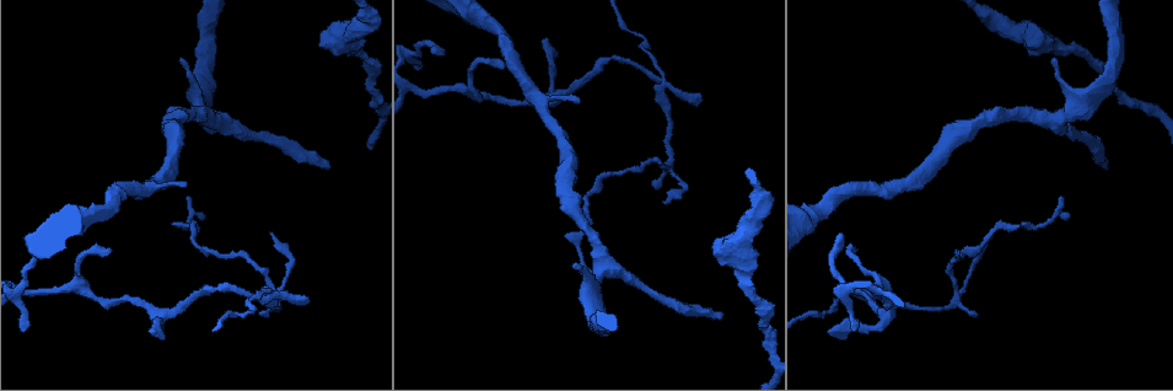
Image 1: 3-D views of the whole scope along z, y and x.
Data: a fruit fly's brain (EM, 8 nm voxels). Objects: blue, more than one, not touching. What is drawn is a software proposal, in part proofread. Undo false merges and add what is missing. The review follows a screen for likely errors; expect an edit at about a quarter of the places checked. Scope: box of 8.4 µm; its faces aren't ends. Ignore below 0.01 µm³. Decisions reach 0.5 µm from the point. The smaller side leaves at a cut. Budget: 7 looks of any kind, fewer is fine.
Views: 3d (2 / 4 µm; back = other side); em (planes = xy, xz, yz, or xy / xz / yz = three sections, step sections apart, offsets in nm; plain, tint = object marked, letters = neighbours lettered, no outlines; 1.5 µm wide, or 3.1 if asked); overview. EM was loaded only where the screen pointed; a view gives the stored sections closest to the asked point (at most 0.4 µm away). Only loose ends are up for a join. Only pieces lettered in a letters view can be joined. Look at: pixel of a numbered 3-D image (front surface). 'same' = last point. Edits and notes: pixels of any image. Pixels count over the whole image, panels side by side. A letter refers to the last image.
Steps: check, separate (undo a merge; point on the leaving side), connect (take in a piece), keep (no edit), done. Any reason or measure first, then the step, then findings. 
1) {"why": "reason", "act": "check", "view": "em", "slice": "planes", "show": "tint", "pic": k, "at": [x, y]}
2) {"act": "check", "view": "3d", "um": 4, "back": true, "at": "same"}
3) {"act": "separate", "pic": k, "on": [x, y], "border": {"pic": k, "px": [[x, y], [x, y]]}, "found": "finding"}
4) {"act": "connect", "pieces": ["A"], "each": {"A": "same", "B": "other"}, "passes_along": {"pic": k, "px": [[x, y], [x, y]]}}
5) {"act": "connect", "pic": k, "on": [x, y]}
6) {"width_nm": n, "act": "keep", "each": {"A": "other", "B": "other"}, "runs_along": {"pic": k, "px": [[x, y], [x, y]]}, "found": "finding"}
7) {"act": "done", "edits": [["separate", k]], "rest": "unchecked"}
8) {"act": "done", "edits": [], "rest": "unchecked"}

{"act": "check", "view": "em", "slice": "planes", "show": "letters", "pic": 1, "at": [422, 66]}

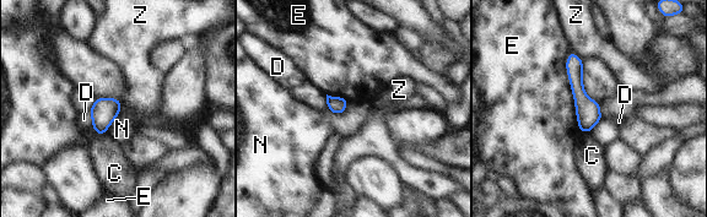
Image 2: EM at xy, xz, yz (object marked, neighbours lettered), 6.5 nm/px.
{"act": "keep", "each": {"C": "other", "D": "other", "E": "other", "N": "other", "Z": "other"}, "runs_along": {"pic": 2, "px": [[572, 55], [587, 129]]}, "found": "none of them fits"}

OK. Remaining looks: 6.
{"why": "branch stops here", "act": "check", "view": "3d", "um": 2, "pic": 1, "at": [109, 249]}

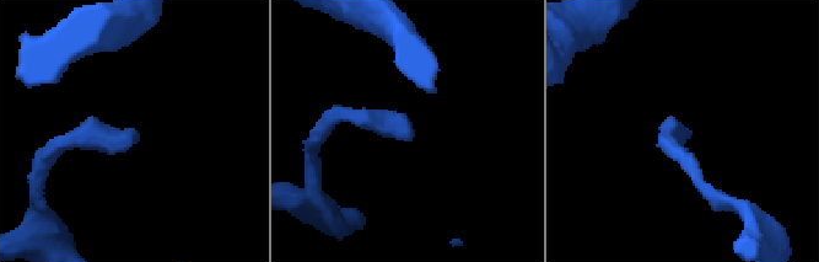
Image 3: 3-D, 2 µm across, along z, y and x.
{"why": "need the tissue", "act": "check", "view": "em", "slice": "yz", "step": 8, "show": "letters", "pic": 3, "at": [685, 129]}

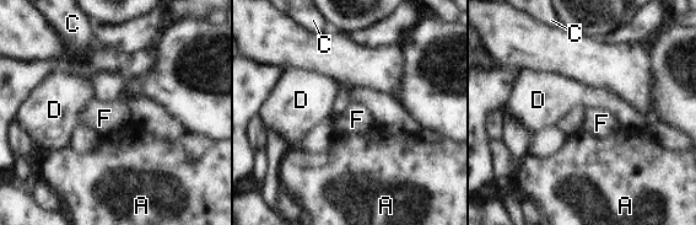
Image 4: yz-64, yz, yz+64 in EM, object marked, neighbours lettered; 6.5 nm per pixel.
{"act": "check", "view": "em", "slice": "planes", "show": "letters", "at": "same"}

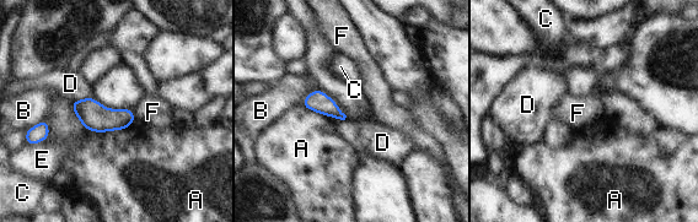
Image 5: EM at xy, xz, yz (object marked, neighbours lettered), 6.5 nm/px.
{"width_nm": 100, "act": "keep", "each": {"A": "other", "B": "other", "C": "other", "D": "other", "E": "other", "F": "other"}, "border": {"pic": 5, "px": [[91, 96], [73, 101]]}, "found": "none of them fits"}

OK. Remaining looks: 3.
{"why": "long arm stops here", "act": "check", "view": "em", "slice": "yz", "step": 8, "show": "letters", "pic": 1, "at": [720, 317]}

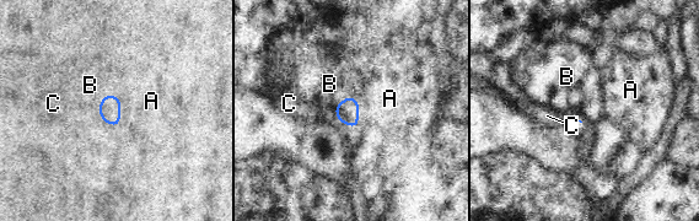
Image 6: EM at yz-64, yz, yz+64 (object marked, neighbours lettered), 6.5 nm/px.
{"act": "connect", "pieces": ["B"], "each": {"A": "other", "B": "same", "C": "other"}, "found": "the cell continues"}

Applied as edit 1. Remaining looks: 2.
{"act": "done", "edits": [["connect", 6]], "rest": "unchecked"}

